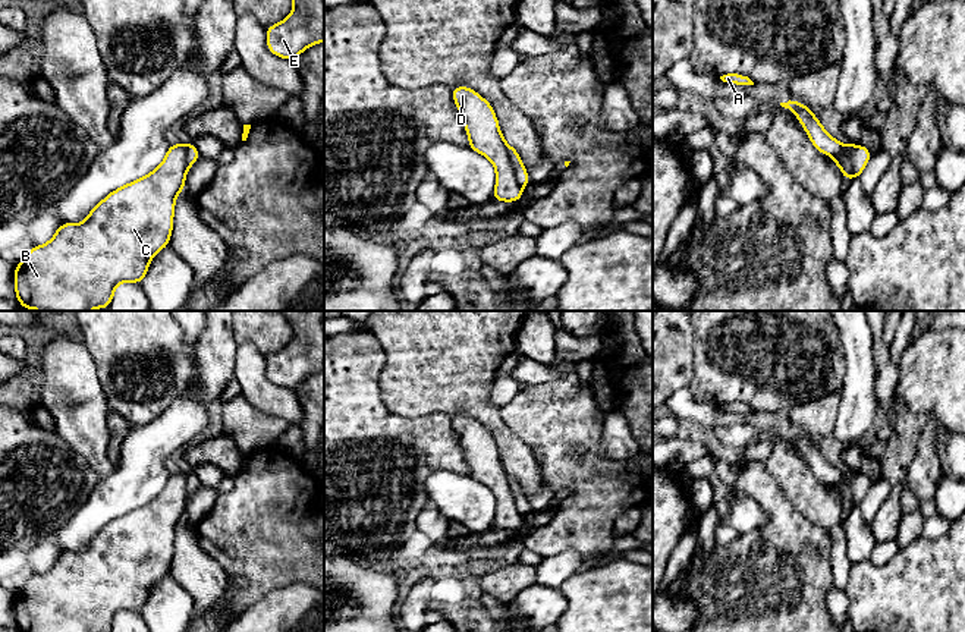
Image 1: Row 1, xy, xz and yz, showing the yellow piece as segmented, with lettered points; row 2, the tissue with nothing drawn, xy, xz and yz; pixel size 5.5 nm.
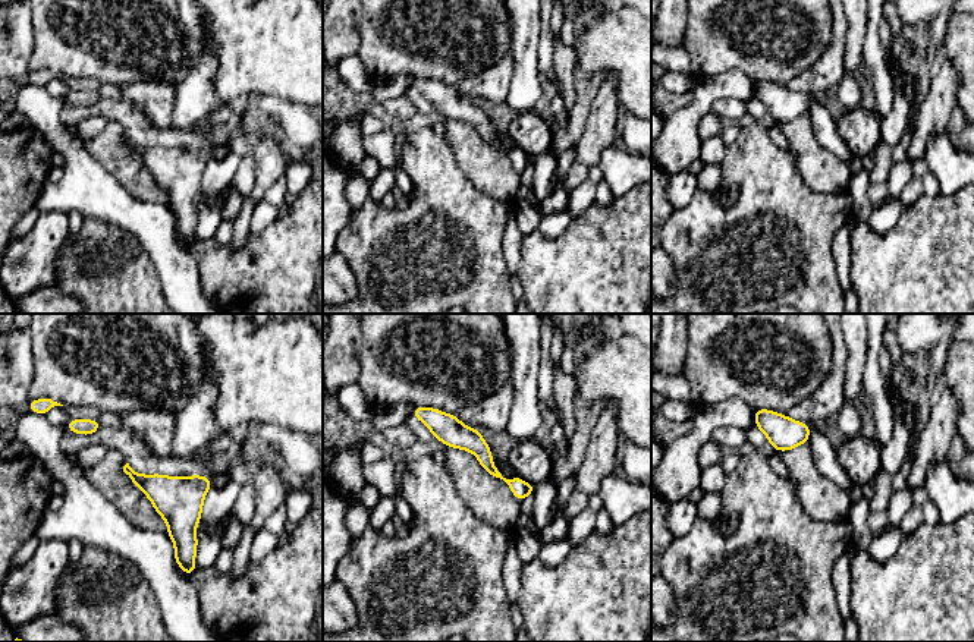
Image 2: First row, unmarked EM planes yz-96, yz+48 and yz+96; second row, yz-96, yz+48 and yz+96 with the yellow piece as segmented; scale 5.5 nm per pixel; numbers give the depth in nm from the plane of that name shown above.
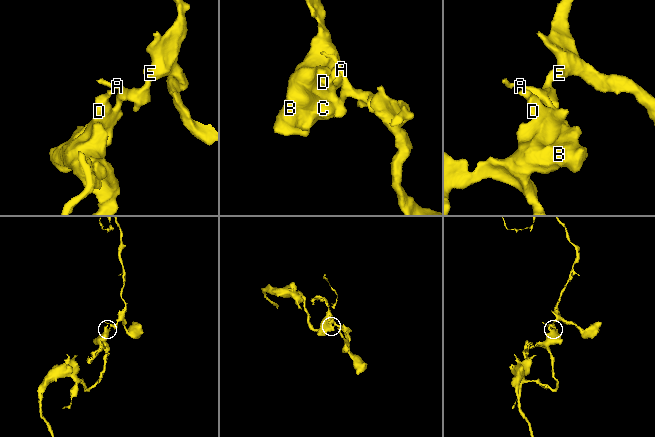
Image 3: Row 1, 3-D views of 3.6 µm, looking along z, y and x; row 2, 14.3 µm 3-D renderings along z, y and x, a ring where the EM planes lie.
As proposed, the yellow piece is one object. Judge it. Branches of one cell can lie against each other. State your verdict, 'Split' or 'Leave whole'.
Split

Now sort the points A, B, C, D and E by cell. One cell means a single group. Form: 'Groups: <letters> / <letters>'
Groups: A E / B C D

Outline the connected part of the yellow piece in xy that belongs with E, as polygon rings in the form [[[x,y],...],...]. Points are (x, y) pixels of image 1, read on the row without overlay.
[[[280,311],[293,328],[292,342],[265,356],[267,377],[295,389],[304,378],[324,370],[324,311]]]

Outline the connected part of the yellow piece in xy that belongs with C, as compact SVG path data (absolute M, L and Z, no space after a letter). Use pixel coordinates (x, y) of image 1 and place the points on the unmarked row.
M183 472L170 474L161 493L147 504L123 513L98 531L81 553L63 551L50 570L34 575L15 595L15 619L19 632L111 632L119 611L139 611L153 585L169 575L175 529L185 518L188 481Z

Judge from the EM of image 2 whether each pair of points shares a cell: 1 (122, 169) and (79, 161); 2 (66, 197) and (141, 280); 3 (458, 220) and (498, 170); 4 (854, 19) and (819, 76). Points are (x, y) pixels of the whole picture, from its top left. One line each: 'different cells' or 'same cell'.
1: different cells
2: different cells
3: different cells
4: different cells

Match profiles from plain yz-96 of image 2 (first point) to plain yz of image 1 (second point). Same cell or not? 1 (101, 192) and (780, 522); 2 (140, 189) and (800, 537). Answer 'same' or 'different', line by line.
1: different
2: different

